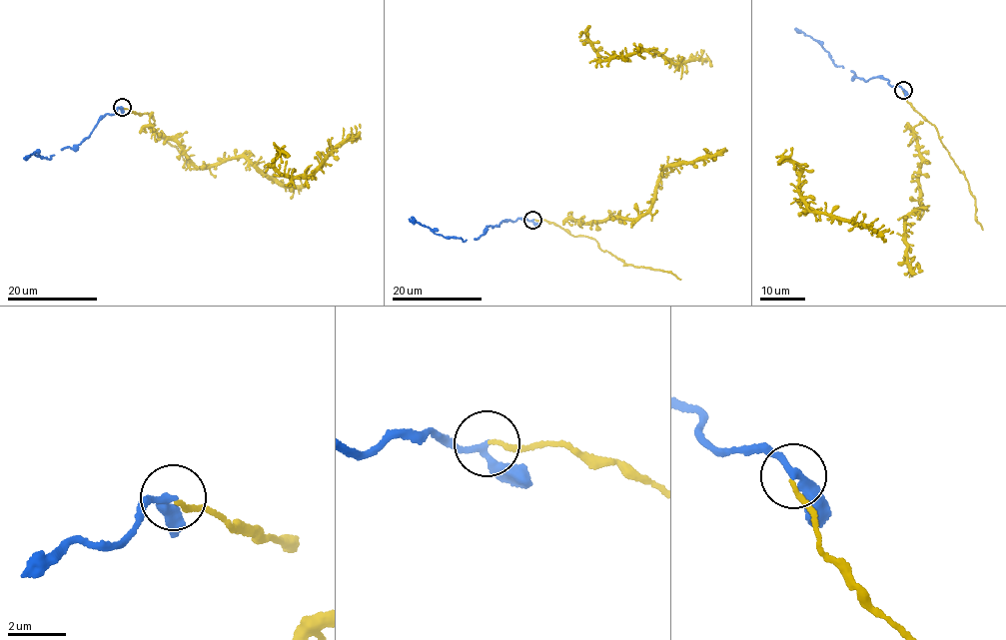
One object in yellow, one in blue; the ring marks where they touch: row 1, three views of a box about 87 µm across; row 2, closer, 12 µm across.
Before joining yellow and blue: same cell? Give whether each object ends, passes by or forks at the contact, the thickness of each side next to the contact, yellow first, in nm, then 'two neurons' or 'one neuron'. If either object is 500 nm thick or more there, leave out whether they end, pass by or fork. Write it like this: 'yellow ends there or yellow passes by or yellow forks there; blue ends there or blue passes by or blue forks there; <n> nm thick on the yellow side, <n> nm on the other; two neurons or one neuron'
yellow ends there; blue passes by; 160 nm thick on the yellow side, 240 nm on the other; one neuron

